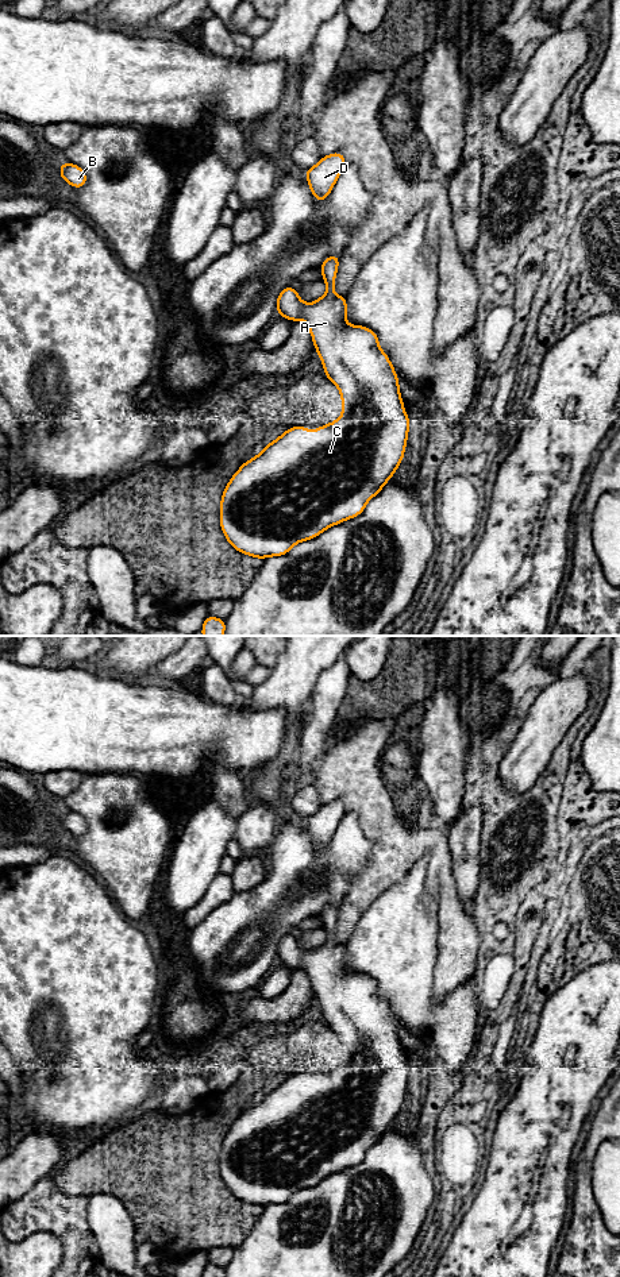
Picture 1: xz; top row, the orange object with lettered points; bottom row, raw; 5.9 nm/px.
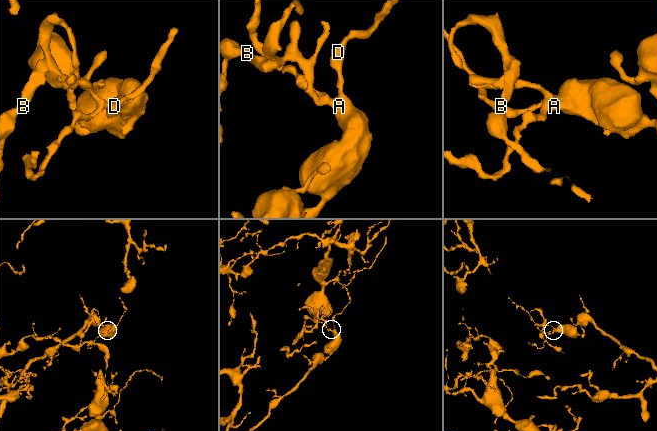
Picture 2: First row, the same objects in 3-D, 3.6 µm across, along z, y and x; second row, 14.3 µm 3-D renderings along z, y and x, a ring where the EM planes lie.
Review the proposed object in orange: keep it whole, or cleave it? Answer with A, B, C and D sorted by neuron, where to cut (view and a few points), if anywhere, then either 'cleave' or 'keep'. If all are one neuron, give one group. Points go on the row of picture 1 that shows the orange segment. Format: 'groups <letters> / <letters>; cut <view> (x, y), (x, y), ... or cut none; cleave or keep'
groups A B C D; cut none; keep

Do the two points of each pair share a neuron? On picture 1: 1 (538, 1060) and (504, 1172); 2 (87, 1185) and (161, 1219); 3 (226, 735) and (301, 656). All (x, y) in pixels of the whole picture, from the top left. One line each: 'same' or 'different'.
1: same
2: same
3: different

